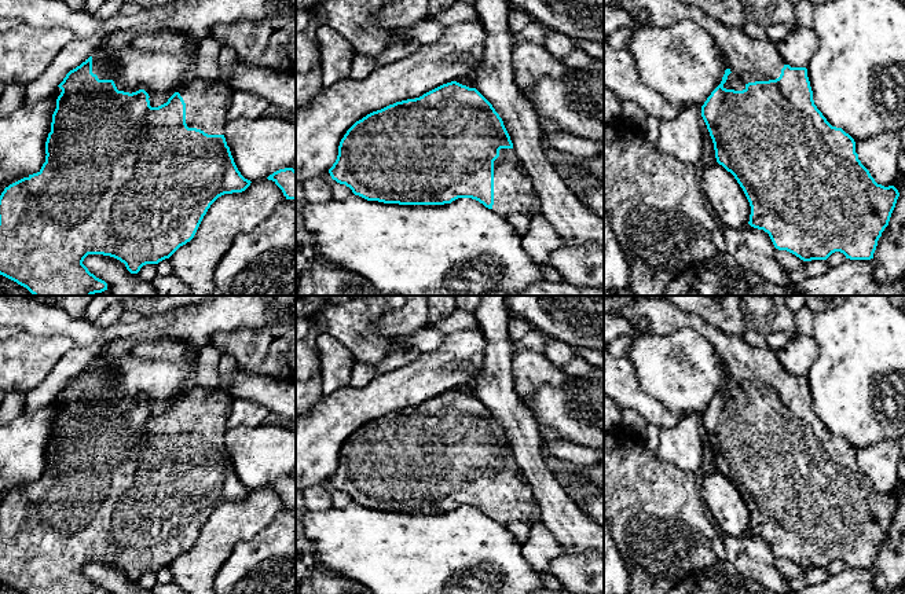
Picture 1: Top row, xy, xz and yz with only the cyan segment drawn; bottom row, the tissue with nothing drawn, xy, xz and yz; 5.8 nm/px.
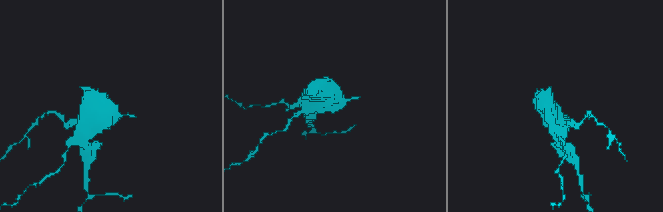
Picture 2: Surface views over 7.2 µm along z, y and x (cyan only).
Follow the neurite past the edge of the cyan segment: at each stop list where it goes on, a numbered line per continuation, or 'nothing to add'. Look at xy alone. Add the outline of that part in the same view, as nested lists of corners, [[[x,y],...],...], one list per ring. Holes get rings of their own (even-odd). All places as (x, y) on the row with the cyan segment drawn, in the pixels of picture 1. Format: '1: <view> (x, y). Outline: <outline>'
1: xy (206, 105). Outline: [[[194,77],[179,88],[179,94],[186,103],[186,124],[188,128],[197,128],[208,135],[224,135],[227,124],[227,111],[231,103],[232,91],[221,82],[208,84]]]

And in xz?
1: xz (513, 190). Outline: [[[501,148],[494,161],[492,210],[503,219],[512,213],[528,217],[541,213],[541,204],[532,183],[514,148]]]

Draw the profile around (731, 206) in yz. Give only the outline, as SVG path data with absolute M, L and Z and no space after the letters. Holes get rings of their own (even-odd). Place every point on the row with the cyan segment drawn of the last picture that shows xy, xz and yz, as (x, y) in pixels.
M714 162L704 169L703 191L721 226L740 230L750 221L750 202L734 179L722 165Z

